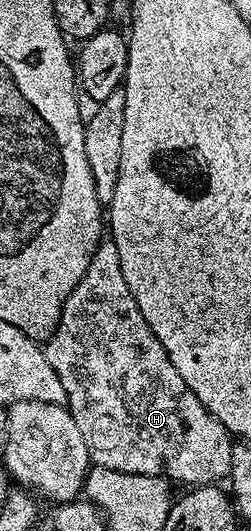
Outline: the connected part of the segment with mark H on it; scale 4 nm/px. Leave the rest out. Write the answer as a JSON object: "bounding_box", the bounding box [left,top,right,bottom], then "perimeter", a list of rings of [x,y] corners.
{"bounding_box":[43,237,233,485],"perimeter":[[[110,237],[96,247],[94,257],[90,257],[90,269],[74,285],[70,297],[64,299],[58,325],[43,348],[46,361],[50,361],[58,381],[62,381],[62,389],[66,389],[68,412],[74,417],[74,425],[78,425],[89,460],[95,466],[135,475],[162,475],[173,484],[216,485],[227,480],[232,468],[233,436],[194,397],[186,381],[178,377],[178,369],[170,365],[166,349],[146,325],[134,293],[130,293],[130,285],[122,277],[118,245]]]}

